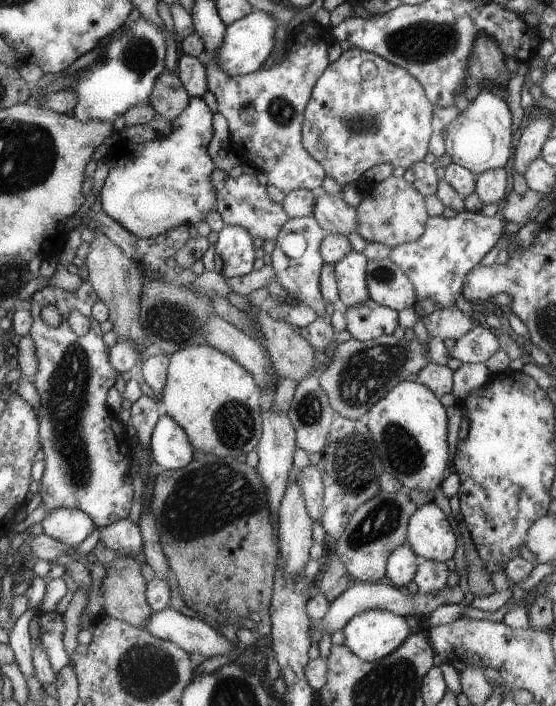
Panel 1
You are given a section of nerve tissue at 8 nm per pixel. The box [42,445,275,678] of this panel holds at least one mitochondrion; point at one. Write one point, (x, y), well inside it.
(176, 525)

